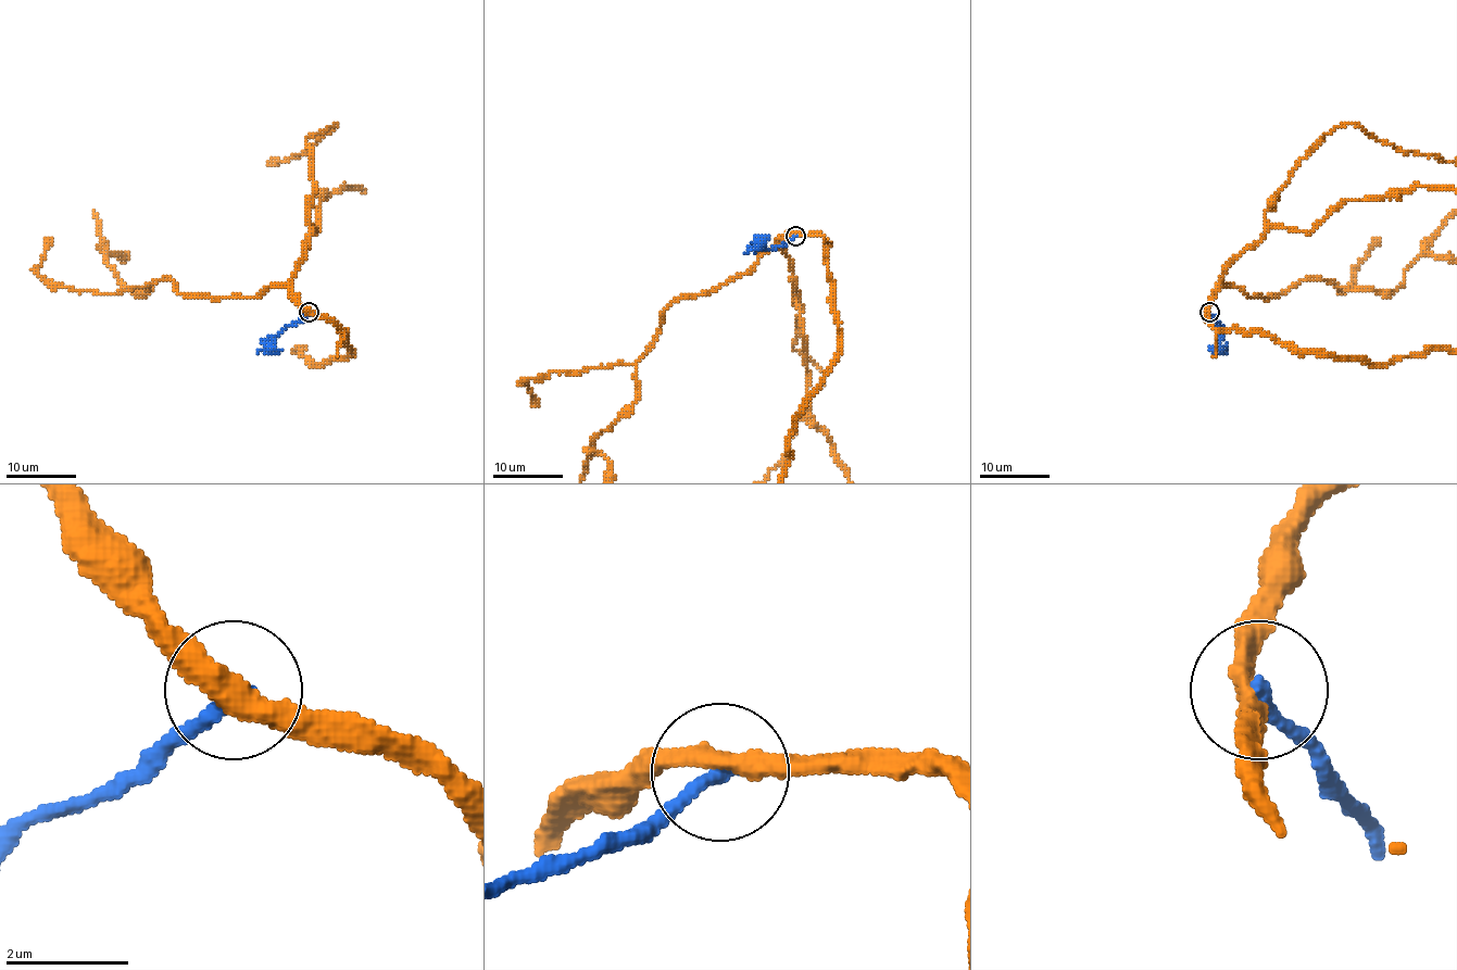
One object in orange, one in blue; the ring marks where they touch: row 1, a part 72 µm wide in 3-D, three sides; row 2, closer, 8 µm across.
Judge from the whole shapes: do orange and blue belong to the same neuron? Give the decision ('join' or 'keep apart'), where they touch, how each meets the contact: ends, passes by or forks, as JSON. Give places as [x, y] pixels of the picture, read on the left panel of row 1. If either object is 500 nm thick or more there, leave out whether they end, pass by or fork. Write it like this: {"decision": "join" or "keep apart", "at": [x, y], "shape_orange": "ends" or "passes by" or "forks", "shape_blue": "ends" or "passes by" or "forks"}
{"decision": "keep apart", "at": [309, 312], "shape_orange": "passes by", "shape_blue": "ends"}

